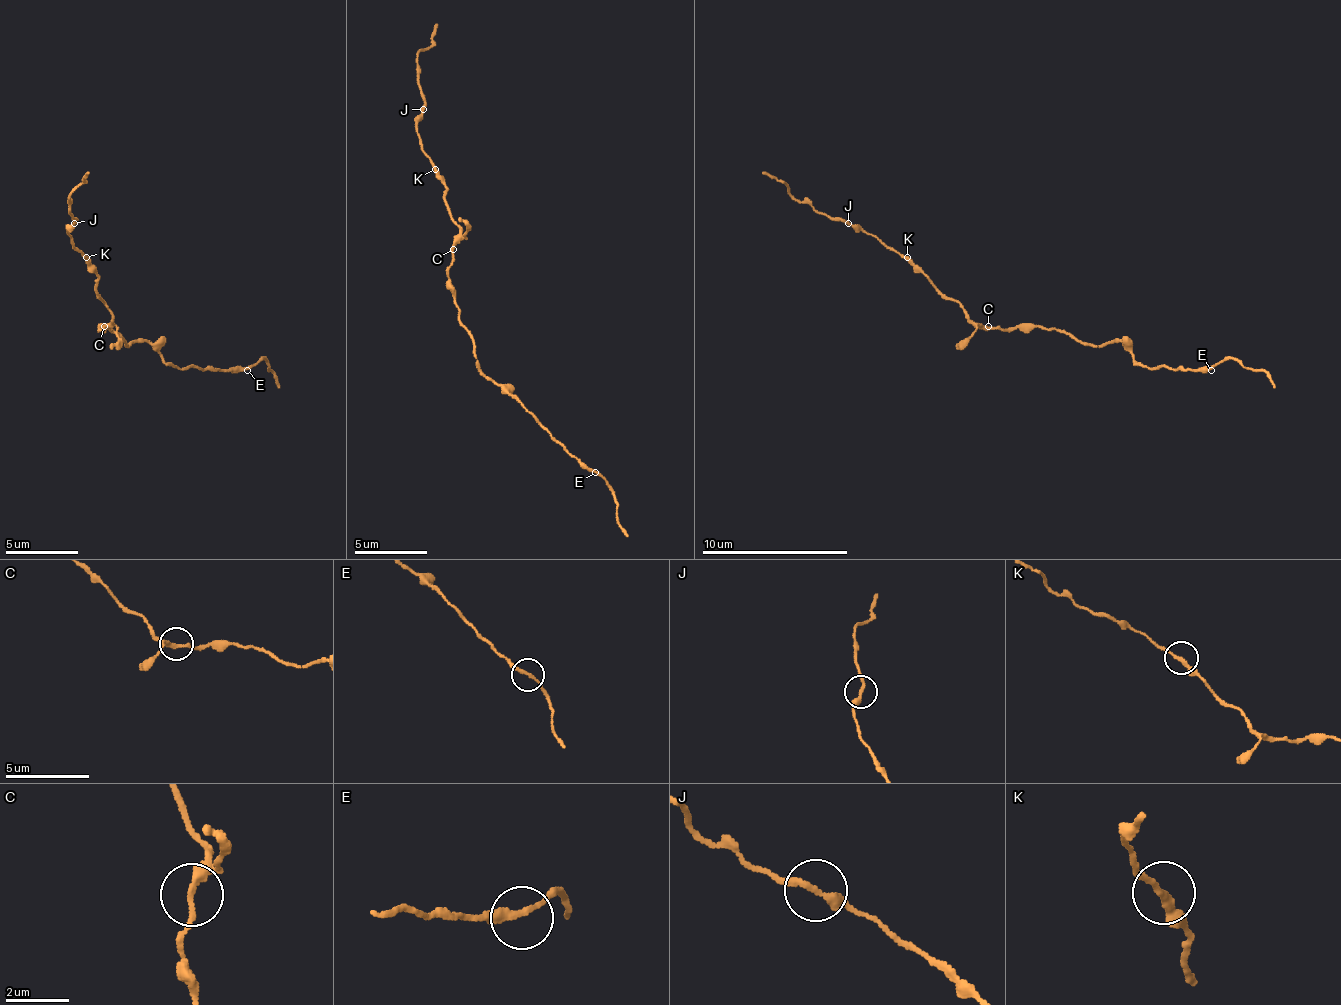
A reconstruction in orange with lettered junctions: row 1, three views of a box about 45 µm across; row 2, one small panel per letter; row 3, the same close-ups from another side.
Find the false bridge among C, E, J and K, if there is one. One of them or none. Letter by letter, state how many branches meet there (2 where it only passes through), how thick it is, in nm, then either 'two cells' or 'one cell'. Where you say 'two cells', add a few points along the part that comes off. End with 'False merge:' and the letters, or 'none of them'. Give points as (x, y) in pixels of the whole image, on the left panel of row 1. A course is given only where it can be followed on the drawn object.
C: 2 branches meet; 240 nm thick; one cell
E: 2 branches meet; 240 nm thick; one cell
J: 2 branches meet; 280 nm thick; one cell
K: 2 branches meet; 220 nm thick; one cell
False merge: none of them

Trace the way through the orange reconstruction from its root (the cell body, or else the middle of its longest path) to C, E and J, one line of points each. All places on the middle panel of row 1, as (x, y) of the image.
C: (453, 286), (449, 282), (453, 249)
E: (453, 286), (457, 319), (471, 337), (475, 363), (570, 454), (581, 458), (595, 472)
J: (453, 286), (449, 264), (460, 227), (449, 216), (446, 184), (424, 154), (416, 132), (416, 118), (424, 110)

